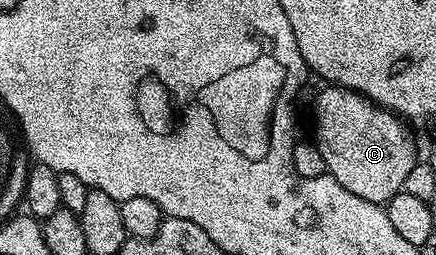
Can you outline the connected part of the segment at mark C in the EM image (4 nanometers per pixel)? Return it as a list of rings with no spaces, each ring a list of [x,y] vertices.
[[[330,84],[315,98],[315,135],[321,156],[327,165],[327,174],[341,184],[341,188],[349,188],[353,196],[361,196],[361,200],[385,204],[391,197],[402,191],[405,176],[409,176],[409,168],[417,161],[415,142],[411,139],[408,123],[399,115],[391,113],[384,106],[368,100],[364,94],[356,90],[346,90],[343,86]]]

